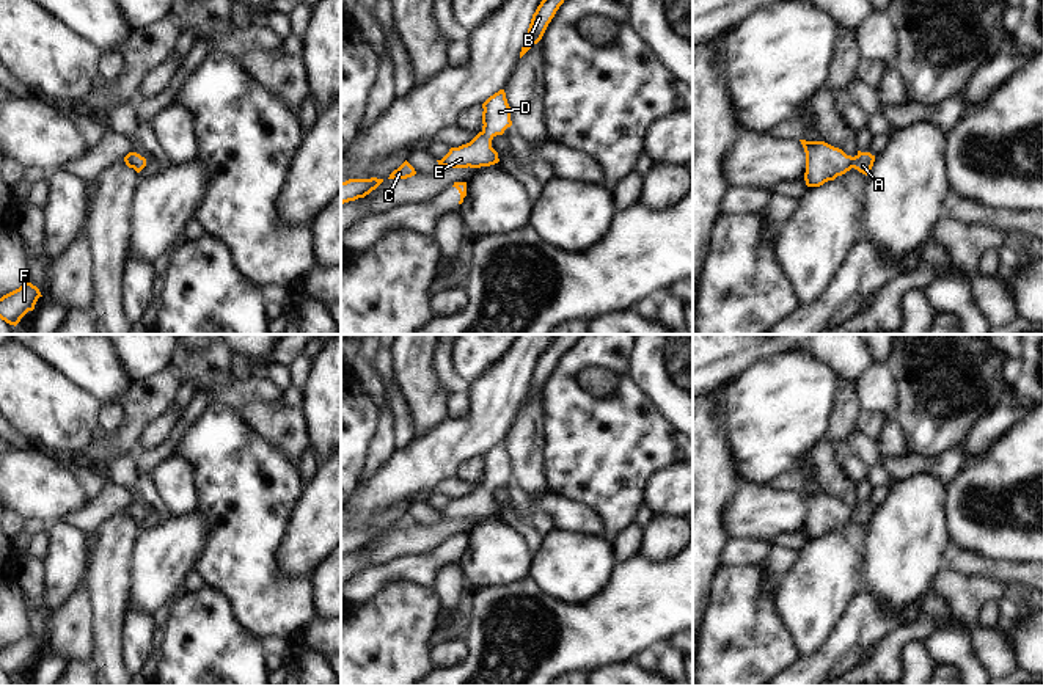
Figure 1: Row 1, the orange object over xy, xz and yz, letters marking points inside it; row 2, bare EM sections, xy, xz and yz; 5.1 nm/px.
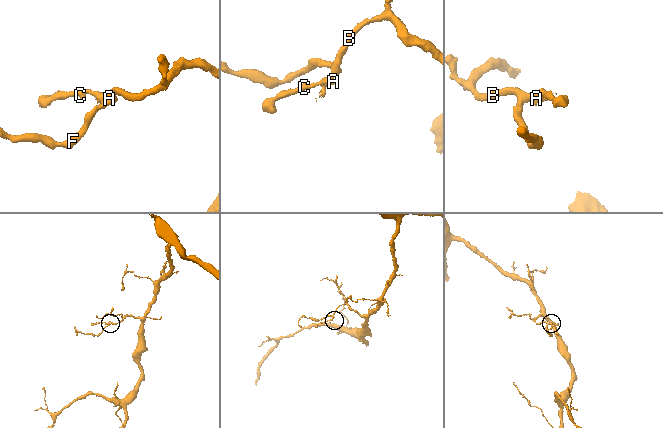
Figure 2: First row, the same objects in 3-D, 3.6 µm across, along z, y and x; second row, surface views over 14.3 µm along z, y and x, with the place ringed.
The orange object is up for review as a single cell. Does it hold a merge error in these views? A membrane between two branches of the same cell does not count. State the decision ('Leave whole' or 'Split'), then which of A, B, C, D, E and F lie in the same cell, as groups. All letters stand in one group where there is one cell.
Leave whole. Groups: A B C D E F.

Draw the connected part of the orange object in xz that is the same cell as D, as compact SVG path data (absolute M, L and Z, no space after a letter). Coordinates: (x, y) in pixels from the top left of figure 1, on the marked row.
M504 89L490 96L482 108L482 130L470 143L451 148L441 160L437 160L440 166L481 168L500 162L498 152L492 148L492 140L512 126Z

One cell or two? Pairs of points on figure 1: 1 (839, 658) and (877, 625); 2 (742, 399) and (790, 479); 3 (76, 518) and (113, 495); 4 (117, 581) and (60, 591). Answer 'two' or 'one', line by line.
1: one
2: two
3: one
4: two

